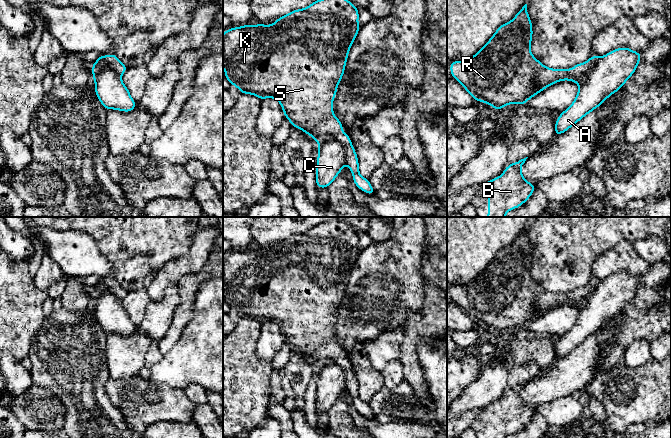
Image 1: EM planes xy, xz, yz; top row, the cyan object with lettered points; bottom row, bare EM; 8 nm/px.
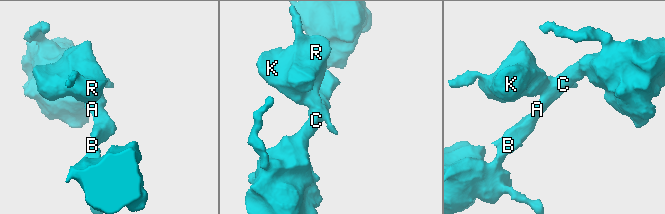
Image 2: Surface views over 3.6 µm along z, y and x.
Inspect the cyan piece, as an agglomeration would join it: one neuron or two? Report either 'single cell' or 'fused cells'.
fused cells

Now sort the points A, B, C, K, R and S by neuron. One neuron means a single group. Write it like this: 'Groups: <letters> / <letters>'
Groups: A B C / K R S

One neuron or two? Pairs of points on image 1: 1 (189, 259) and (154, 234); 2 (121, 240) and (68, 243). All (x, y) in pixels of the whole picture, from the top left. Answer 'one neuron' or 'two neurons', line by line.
1: two neurons
2: two neurons

